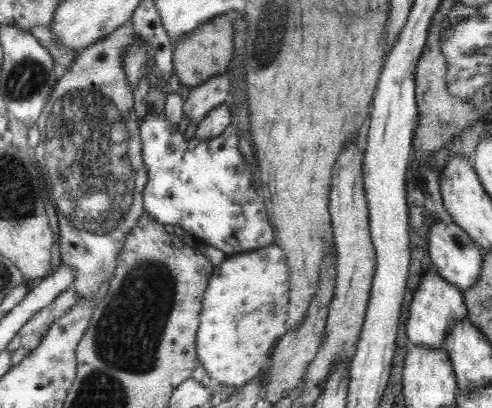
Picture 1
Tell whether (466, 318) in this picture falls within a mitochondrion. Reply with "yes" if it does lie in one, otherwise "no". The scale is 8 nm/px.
no

